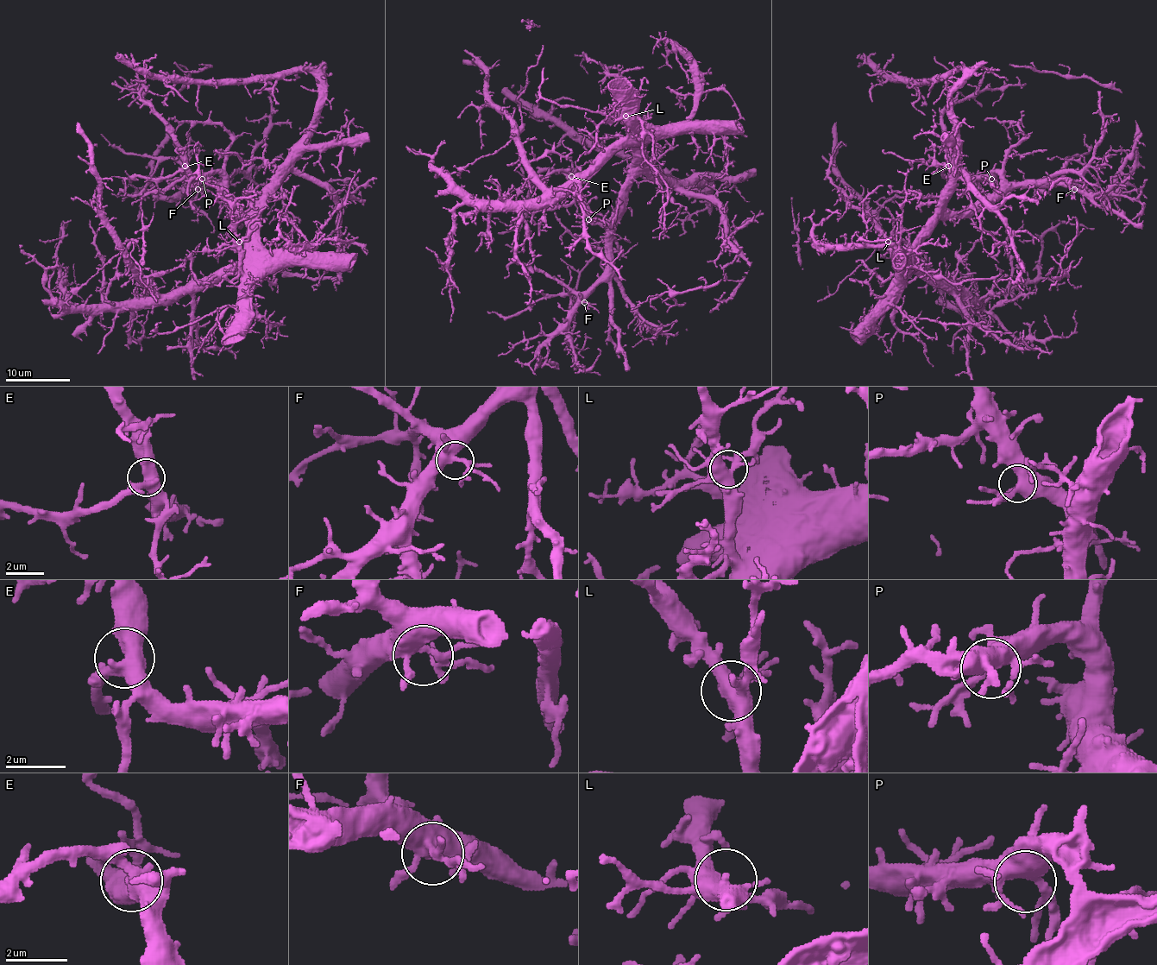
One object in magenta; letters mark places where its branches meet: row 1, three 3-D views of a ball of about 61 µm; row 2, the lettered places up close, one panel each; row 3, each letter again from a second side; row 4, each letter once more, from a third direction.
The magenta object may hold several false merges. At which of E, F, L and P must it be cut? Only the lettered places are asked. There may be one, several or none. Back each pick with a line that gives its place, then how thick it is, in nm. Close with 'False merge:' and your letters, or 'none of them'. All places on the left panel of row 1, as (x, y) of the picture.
False merge: none of them

